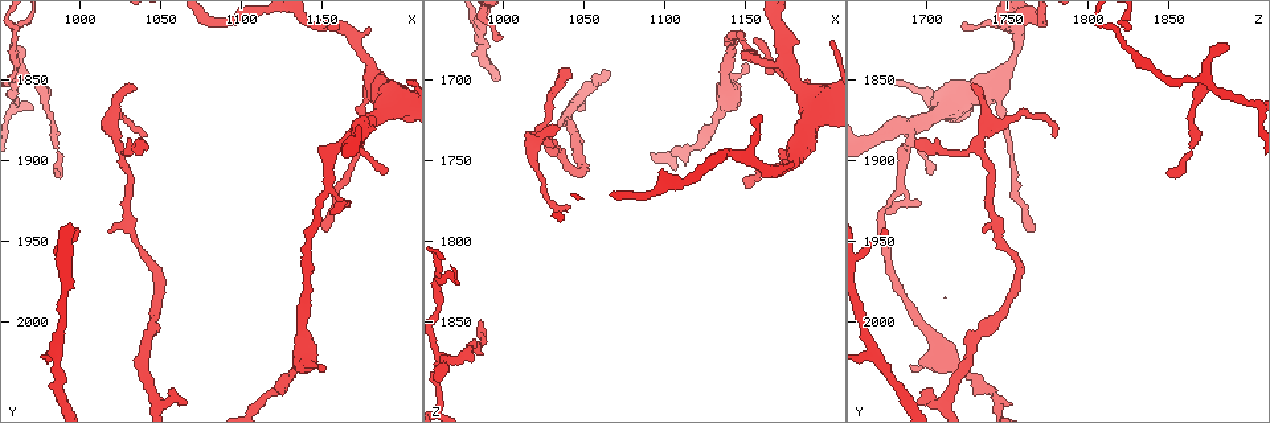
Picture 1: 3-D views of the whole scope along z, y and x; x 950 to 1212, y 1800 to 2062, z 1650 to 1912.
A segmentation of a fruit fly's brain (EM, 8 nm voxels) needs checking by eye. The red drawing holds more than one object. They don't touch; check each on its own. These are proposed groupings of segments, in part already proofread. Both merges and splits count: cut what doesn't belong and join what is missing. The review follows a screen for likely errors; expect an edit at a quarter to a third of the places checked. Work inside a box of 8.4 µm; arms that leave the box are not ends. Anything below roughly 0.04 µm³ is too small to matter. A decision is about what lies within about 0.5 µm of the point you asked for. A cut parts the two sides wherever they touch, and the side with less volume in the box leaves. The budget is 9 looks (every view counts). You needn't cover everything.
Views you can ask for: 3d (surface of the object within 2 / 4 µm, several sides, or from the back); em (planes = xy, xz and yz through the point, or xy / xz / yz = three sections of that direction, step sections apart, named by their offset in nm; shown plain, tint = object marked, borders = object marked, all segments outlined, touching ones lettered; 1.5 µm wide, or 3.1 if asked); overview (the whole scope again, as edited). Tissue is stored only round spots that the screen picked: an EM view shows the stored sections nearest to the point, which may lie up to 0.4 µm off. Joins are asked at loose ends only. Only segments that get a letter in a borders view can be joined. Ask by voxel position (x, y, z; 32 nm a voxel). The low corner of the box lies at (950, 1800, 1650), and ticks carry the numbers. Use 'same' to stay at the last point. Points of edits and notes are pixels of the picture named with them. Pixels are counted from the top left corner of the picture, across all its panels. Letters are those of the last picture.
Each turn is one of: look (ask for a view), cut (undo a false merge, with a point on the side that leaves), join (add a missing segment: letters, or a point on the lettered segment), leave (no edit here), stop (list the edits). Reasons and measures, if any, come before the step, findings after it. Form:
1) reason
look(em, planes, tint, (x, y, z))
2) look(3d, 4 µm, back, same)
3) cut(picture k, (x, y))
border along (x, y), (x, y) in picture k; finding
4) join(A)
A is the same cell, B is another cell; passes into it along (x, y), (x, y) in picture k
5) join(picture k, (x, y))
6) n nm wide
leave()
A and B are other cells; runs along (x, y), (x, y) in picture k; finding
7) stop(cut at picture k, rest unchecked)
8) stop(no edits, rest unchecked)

end of a long branch
look(em, xy, step 4, tint, (1152, 1942, 1766))

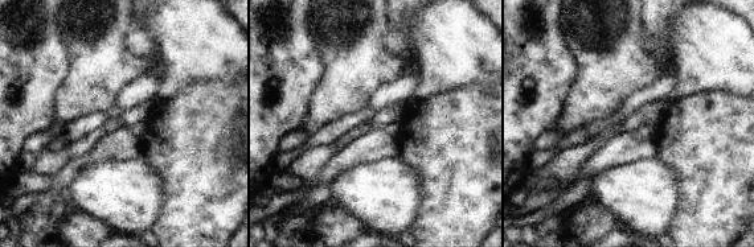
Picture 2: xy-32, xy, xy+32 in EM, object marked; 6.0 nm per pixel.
look(em, planes, borders, same)

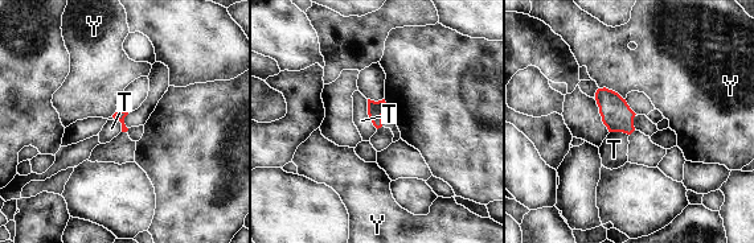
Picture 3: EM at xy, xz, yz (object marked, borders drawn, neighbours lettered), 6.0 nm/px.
leave()
T and Y are other cells; border along (367, 99), (368, 118), (377, 128) in picture 3; none of them fits

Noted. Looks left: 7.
thin end
look(em, planes, borders, (1040, 1886, 1780))

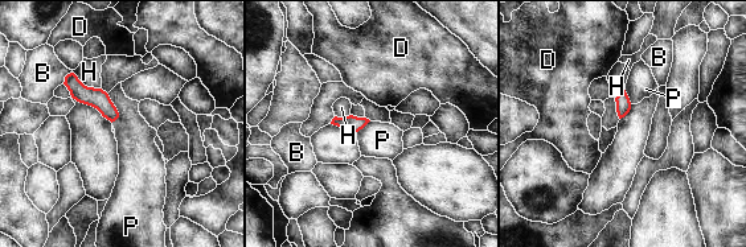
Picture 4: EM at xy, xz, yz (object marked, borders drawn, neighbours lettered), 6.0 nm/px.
leave()
B, D, H and P are other cells; border along (107, 94), (118, 112), (114, 122) in picture 4; no lettered segment goes on from it

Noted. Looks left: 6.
free end
look(3d, 2 µm, (998, 1942, 1672))

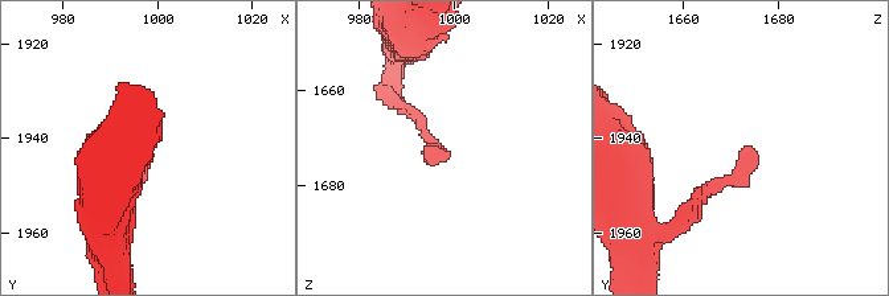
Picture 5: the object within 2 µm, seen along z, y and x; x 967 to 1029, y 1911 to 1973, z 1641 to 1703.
now the EM
look(em, planes, tint, (998, 1941, 1673))

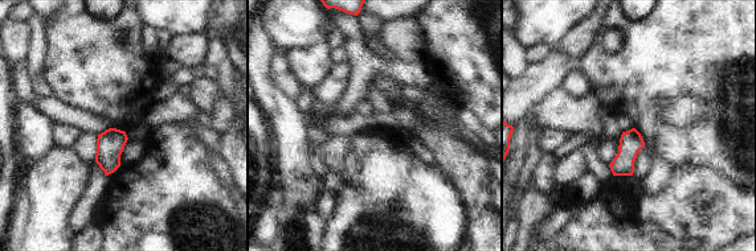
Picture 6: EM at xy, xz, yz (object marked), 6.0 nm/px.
see the neighbours
look(em, planes, borders, same)

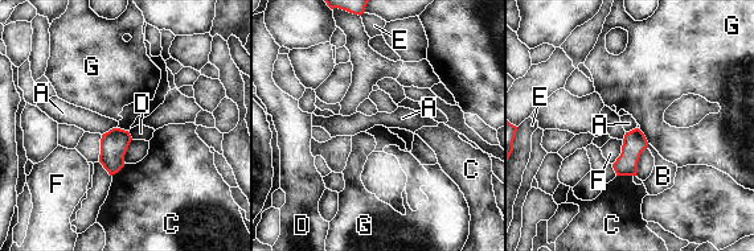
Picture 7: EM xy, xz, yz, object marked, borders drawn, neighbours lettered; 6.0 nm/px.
leave()
A, B, C, D, E, F and G are other cells; border along (117, 127), (102, 135) in picture 7; no lettered segment goes on from it

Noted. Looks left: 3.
an open end
look(em, planes, borders, (1150, 2026, 1690))

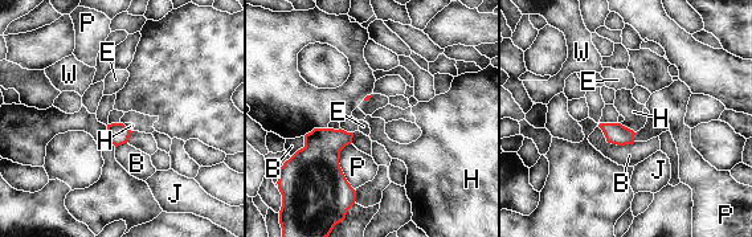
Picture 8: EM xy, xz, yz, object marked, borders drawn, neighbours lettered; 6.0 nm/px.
P touches over 280 nm
leave()
B, E, H, J, P and W are other cells; border along (599, 126), (608, 142), (634, 142) in picture 8; none of them fits

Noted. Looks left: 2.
stop(no edits, rest unchecked)

